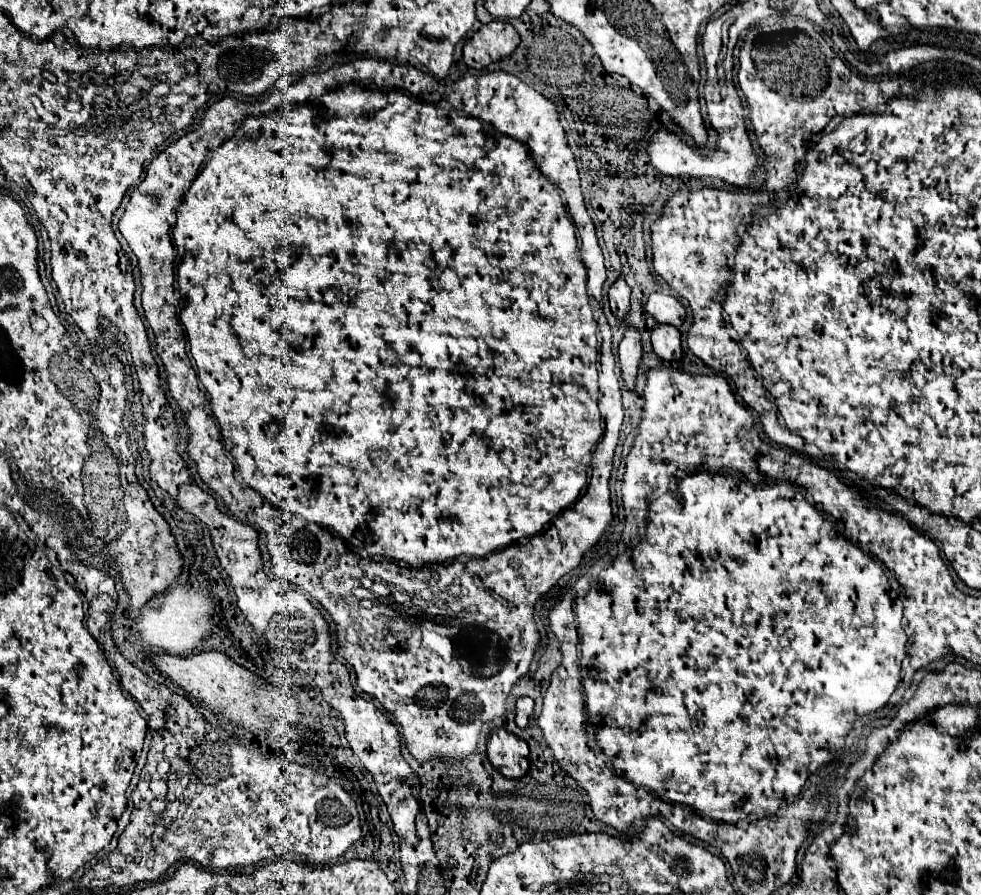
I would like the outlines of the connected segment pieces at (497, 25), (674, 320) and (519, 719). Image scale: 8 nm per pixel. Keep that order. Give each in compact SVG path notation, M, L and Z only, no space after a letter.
M494 20L484 24L464 46L464 62L470 68L482 70L484 66L510 56L518 48L520 36L508 22Z
M654 292L646 302L646 312L656 318L658 324L670 324L680 328L686 320L686 308L668 292Z
M524 696L524 698L518 698L518 704L516 704L516 724L526 730L528 728L528 722L532 718L532 710L534 710L534 700Z

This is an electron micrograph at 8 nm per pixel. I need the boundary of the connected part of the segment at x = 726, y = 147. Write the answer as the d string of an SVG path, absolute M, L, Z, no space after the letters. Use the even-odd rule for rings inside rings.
M730 12L721 17L711 20L702 34L702 50L704 50L704 58L706 58L706 88L704 88L704 98L708 104L708 118L712 128L718 132L718 144L716 150L712 152L712 156L702 156L698 150L690 148L688 144L684 144L678 136L670 134L668 130L660 130L648 144L648 154L650 154L650 164L668 176L714 176L720 178L736 188L750 188L752 182L752 174L756 172L758 164L758 156L752 150L752 142L748 136L748 130L744 126L744 106L742 100L734 88L732 82L732 74L728 70L732 70L732 66L724 68L720 54L722 54L722 24L726 19L730 18ZM724 68L724 76L722 70Z

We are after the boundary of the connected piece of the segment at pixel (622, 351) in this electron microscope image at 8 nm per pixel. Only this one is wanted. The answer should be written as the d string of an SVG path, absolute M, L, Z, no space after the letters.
M628 330L626 336L622 338L618 348L618 360L622 368L622 378L628 390L634 390L640 360L642 360L642 344L640 344L640 334L636 330Z

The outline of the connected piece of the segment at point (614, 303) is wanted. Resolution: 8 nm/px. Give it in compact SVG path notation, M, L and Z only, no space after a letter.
M622 276L608 290L608 300L610 300L612 314L618 320L626 320L626 316L630 312L630 286L624 282Z

